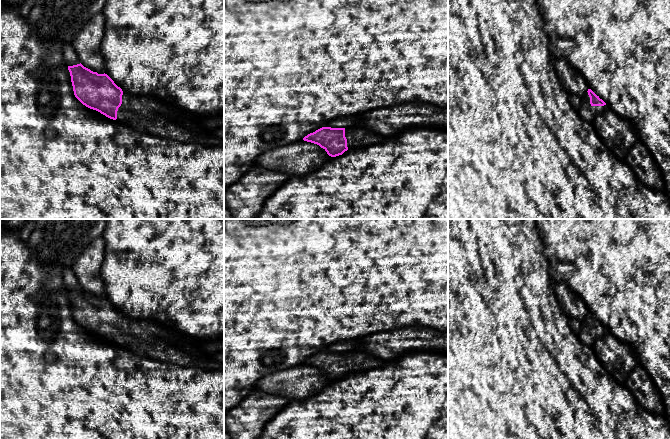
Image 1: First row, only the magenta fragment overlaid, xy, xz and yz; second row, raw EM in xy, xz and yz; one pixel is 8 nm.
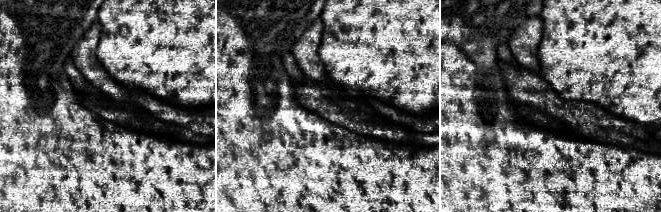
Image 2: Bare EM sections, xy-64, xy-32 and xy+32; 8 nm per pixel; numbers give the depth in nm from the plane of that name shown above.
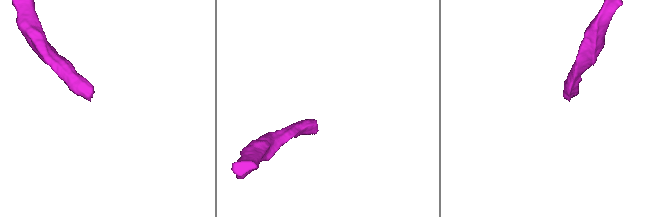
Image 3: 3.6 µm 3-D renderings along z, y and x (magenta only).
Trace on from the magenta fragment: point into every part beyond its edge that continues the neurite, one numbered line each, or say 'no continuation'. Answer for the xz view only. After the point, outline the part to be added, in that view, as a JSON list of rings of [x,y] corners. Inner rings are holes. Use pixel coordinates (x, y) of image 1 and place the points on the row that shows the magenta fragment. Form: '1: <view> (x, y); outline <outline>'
1: xz (357, 137); outline [[[365,127],[345,128],[348,149],[369,147],[382,143],[387,137],[375,130]]]

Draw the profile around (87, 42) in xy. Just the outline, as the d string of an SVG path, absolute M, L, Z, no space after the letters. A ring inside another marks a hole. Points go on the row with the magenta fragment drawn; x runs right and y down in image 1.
M102 13L94 16L78 32L72 41L72 46L80 63L98 74L106 72L106 61L100 53L100 46L105 33L106 20Z

